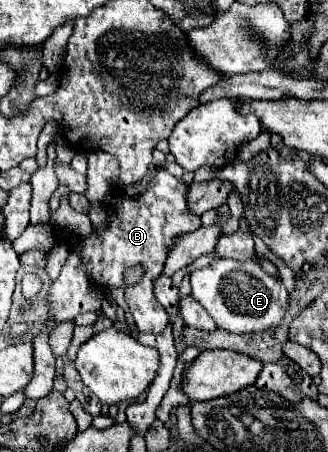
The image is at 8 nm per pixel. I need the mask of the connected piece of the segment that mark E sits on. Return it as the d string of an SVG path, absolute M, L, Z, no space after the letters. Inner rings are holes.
M212 259L208 267L190 273L190 287L192 297L210 313L216 327L238 335L264 333L278 327L290 303L286 287L252 261Z

